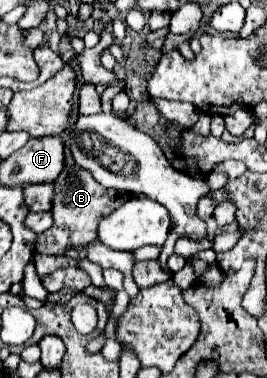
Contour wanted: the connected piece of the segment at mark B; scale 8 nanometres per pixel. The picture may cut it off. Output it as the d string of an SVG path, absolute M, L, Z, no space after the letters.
M65 164L61 176L55 180L55 196L53 196L53 226L37 236L41 254L65 254L69 248L79 248L97 238L97 224L103 216L115 210L121 202L117 202L117 190L109 190L101 186L89 170L77 164Z

